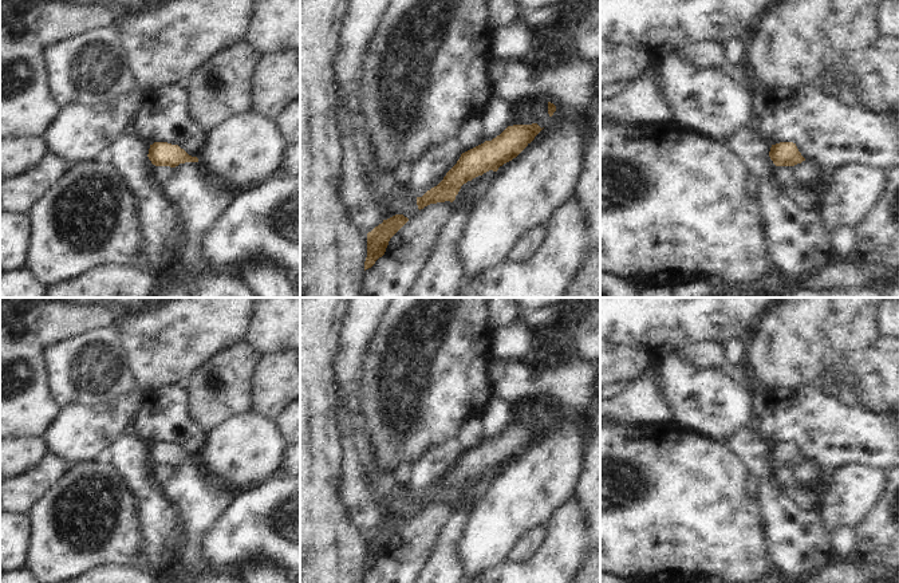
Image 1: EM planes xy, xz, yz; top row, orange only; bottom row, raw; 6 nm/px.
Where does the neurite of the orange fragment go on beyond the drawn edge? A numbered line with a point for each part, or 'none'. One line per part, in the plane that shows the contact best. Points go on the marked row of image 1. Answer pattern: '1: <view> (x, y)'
none

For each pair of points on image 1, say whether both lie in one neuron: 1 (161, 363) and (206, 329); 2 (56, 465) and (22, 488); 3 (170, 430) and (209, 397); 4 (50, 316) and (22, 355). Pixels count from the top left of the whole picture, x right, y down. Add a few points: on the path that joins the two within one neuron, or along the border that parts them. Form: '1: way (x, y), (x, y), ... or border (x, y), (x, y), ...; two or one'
1: way (172, 353), (196, 329); one
2: way (48, 471), (30, 487); one
3: border (181, 383), (186, 393), (186, 412), (205, 433); two
4: border (18, 319), (43, 347); two

